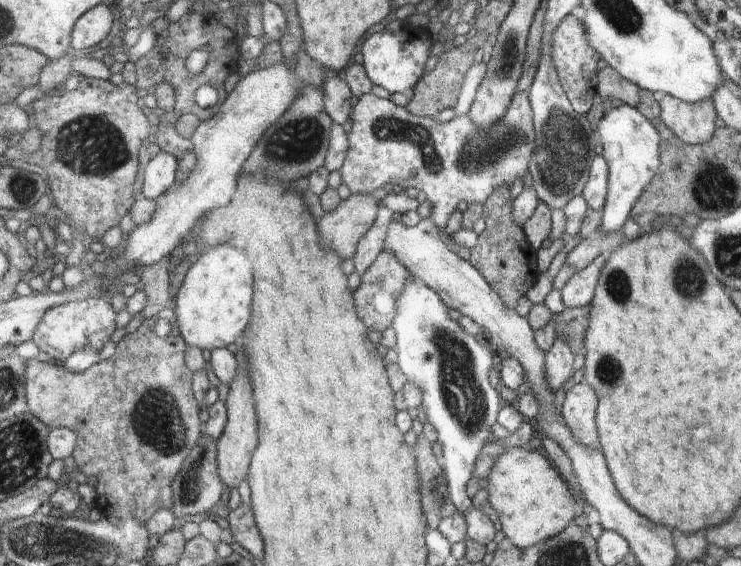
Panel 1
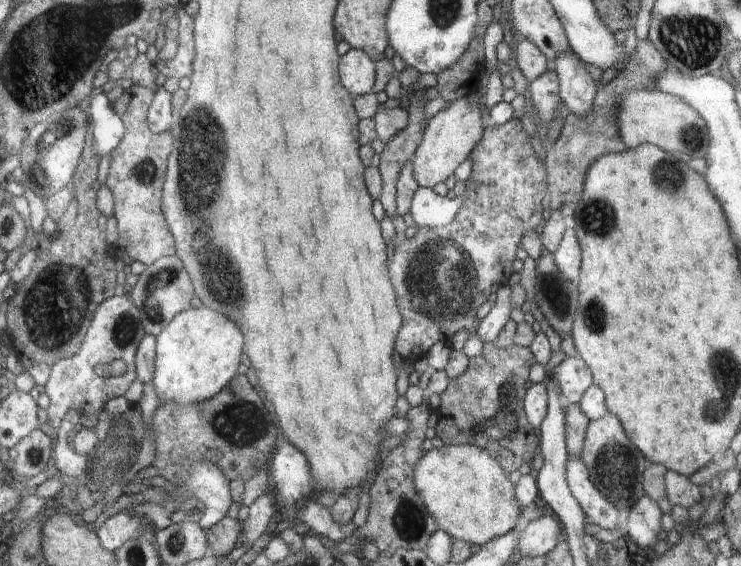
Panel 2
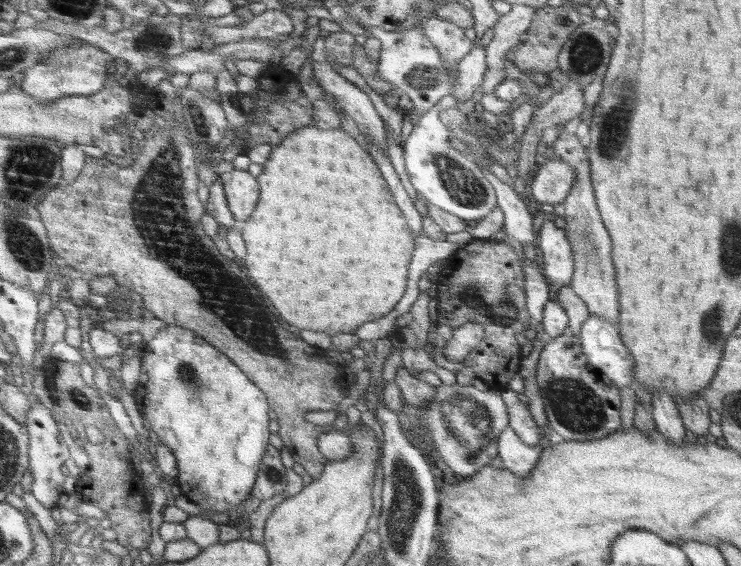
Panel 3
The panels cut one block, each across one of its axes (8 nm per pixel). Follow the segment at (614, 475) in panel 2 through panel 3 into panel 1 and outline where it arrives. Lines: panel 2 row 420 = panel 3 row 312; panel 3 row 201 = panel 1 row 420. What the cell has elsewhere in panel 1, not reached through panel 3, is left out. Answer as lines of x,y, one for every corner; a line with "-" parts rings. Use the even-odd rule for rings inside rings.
586,382
570,383
560,413
574,437
585,446
600,446
596,432
596,394

